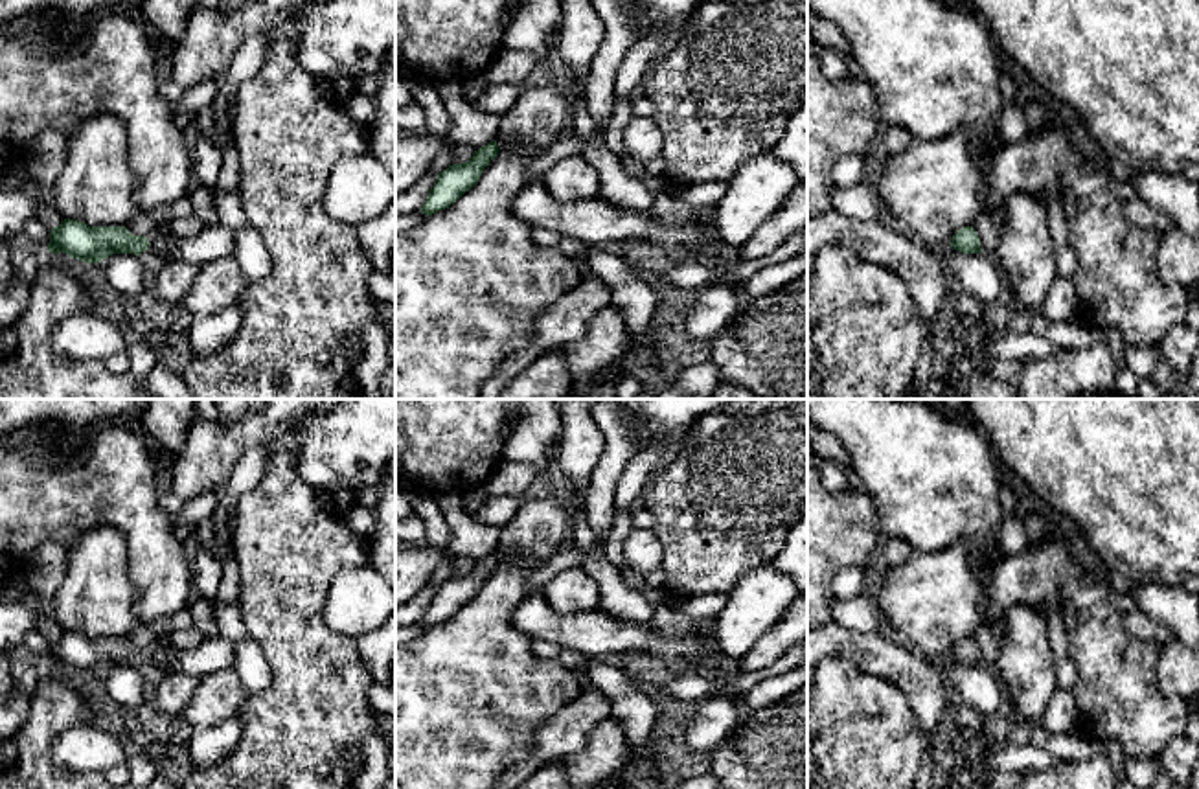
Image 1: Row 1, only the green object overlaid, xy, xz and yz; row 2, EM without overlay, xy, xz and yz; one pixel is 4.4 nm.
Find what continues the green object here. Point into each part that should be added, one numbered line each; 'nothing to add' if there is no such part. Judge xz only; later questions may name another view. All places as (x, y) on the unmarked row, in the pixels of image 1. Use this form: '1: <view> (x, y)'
nothing to add

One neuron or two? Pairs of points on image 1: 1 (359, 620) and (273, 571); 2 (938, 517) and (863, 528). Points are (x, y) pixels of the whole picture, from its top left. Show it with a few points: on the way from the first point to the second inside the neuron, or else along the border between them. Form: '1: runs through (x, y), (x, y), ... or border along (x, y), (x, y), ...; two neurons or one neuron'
1: border along (352, 567), (324, 606), (324, 622), (350, 639); two neurons
2: border along (863, 486), (872, 497), (883, 536); two neurons

